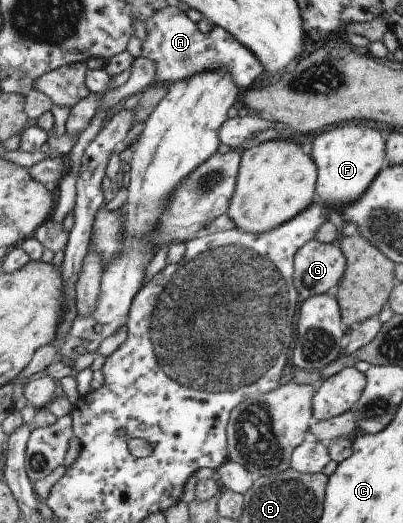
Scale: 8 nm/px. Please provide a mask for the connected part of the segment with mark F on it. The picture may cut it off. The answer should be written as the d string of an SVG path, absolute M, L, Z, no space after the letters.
M352 121L344 127L334 127L312 139L310 146L312 159L318 165L317 201L326 209L336 211L350 203L360 201L372 185L372 179L387 167L387 143L382 140L380 131L366 121Z

